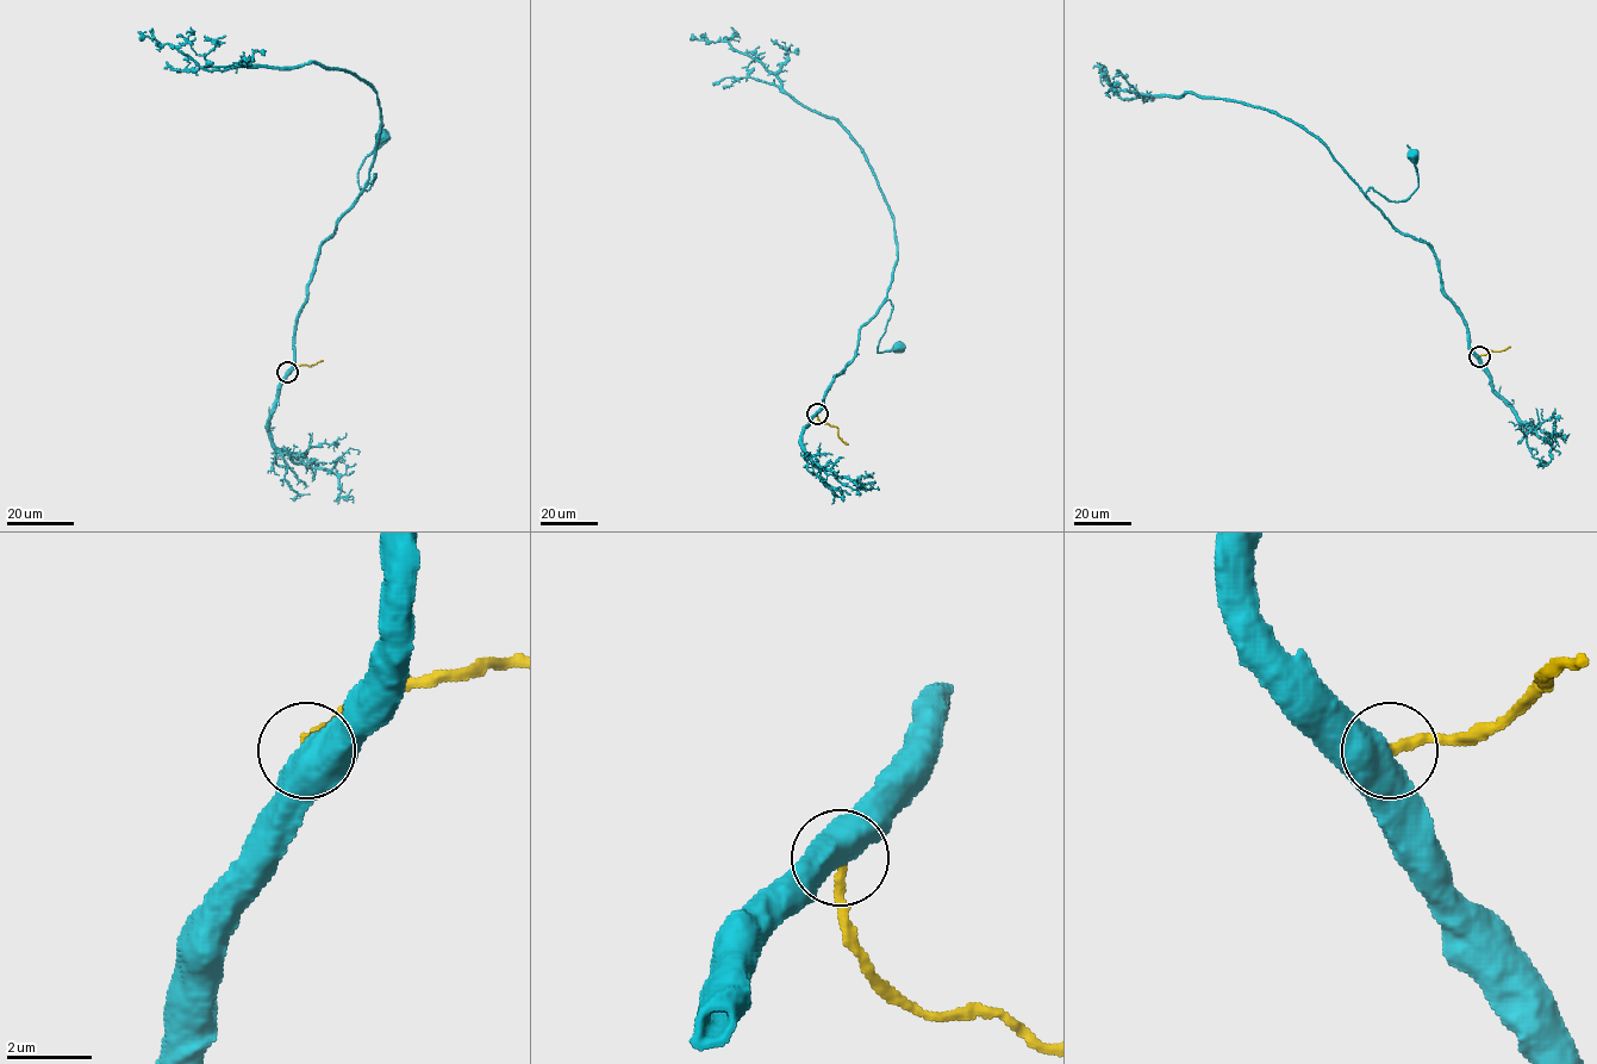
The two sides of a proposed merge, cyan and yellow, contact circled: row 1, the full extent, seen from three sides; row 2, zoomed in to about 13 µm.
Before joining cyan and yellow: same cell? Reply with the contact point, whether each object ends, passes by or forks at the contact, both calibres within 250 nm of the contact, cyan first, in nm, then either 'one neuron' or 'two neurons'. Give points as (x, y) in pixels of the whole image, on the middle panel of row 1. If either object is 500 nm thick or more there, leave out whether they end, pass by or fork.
(817, 414) | 750/200 nm | two neurons

